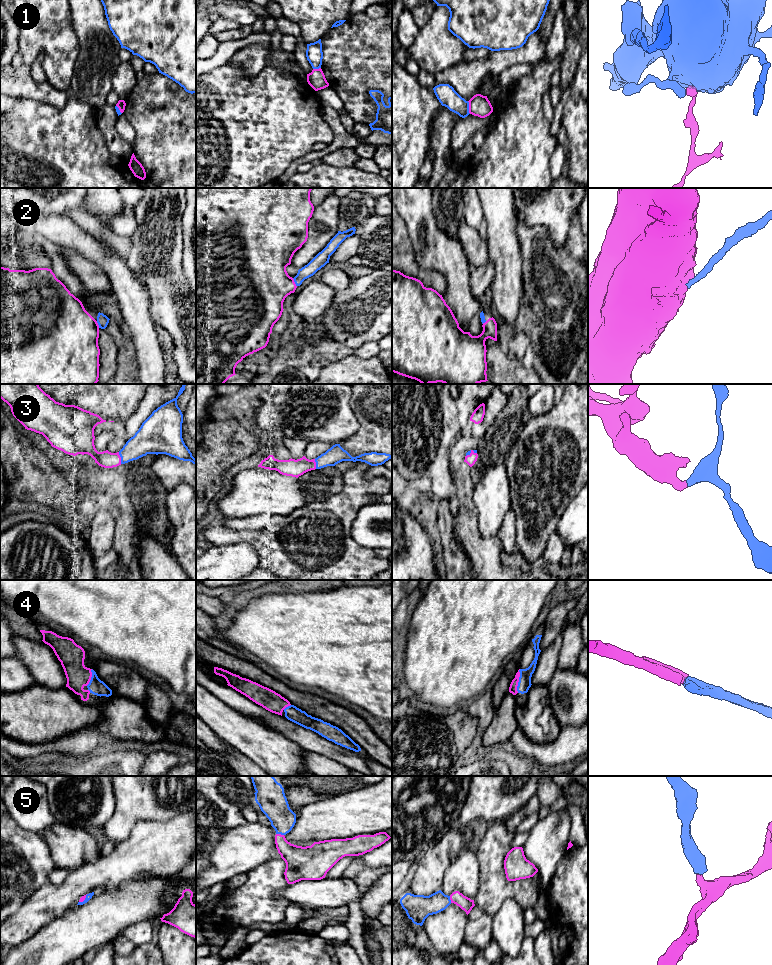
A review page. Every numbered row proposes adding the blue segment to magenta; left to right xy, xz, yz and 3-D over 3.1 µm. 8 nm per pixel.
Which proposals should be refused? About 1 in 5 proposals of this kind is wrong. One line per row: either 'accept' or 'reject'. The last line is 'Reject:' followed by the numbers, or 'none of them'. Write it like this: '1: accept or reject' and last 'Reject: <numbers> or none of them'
1: reject
2: accept
3: accept
4: accept
5: accept
Reject: 1

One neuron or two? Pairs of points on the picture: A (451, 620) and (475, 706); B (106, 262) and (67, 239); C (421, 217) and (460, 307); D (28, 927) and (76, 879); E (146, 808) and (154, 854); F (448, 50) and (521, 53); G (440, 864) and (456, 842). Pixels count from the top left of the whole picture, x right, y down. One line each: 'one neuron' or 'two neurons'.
A: two neurons
B: one neuron
C: one neuron
D: one neuron
E: two neurons
F: two neurons
G: one neuron

